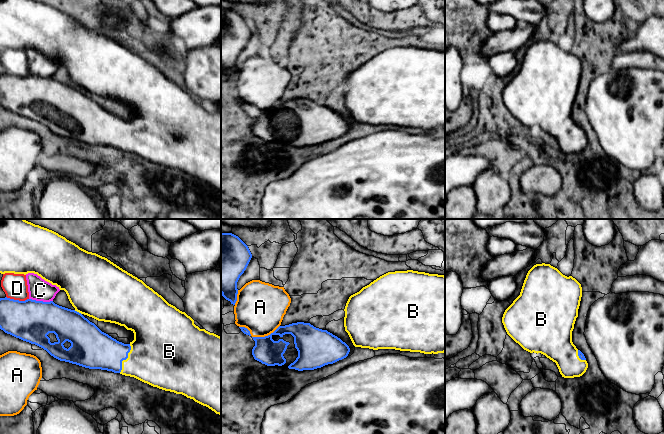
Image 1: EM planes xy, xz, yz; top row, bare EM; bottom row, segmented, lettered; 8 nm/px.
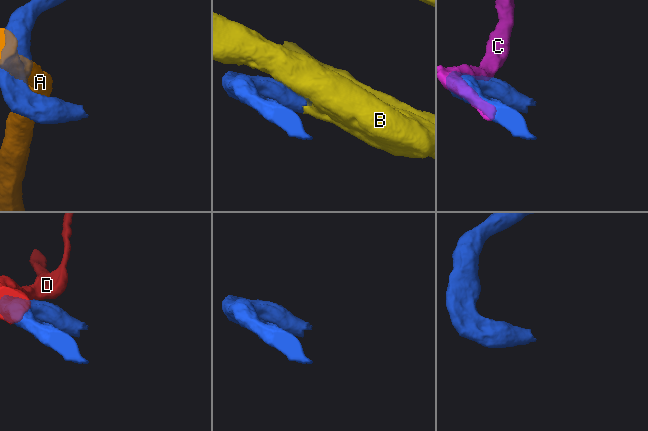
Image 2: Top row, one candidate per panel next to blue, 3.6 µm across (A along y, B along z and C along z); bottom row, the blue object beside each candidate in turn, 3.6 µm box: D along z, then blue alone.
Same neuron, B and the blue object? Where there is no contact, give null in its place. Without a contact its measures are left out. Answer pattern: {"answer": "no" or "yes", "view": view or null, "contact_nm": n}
{"answer": "yes", "view": "xy", "contact_nm": 240}

